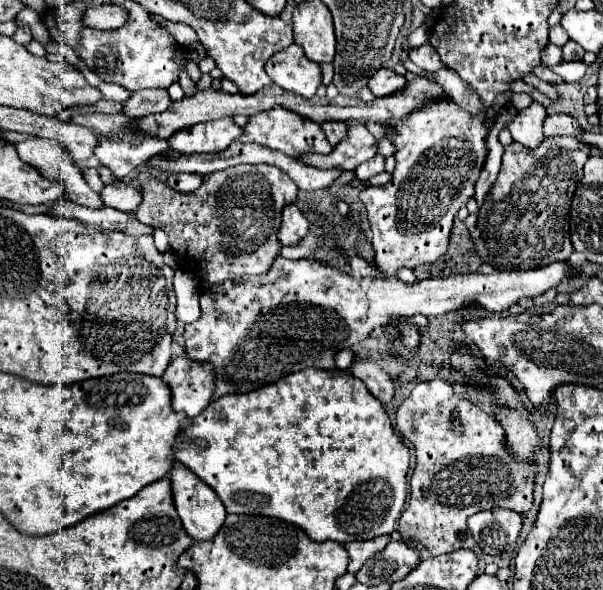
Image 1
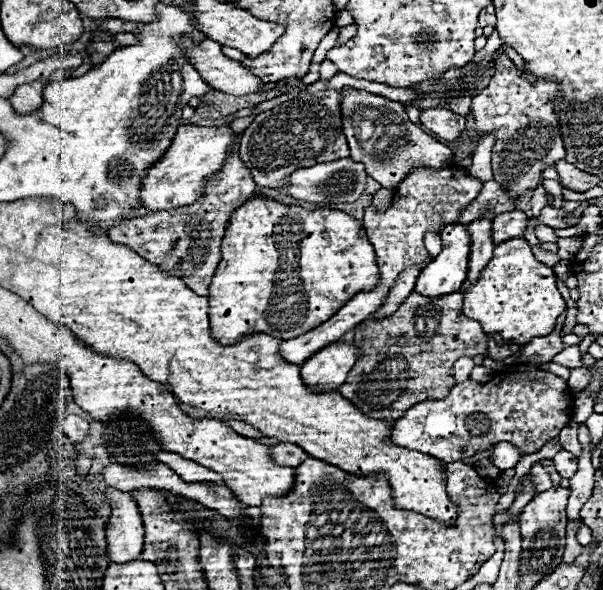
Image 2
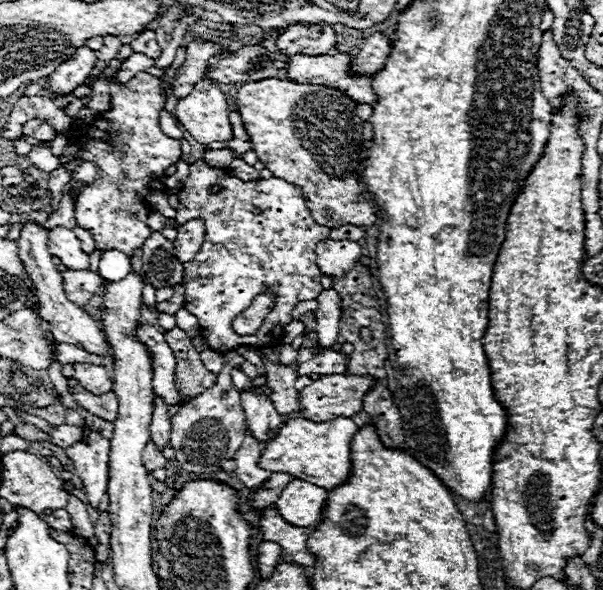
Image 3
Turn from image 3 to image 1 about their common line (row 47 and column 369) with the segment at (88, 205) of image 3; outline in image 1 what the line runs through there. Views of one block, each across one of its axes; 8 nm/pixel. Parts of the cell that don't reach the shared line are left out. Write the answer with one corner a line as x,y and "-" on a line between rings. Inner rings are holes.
444,100
432,106
424,106
404,120
390,120
390,124
396,130
390,142
394,142
394,146
398,148
398,152
394,154
396,170
392,174
392,182
384,186
368,186
360,194
372,226
374,266
384,276
396,276
400,268
432,264
446,252
448,234
456,212
466,204
470,196
474,196
474,184
486,158
484,140
494,120
484,122
484,114
470,116
452,100

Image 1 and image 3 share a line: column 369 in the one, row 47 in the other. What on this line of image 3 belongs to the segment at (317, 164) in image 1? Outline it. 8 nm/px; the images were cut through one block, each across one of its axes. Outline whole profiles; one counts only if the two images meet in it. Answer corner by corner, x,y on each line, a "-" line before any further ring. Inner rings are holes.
146,30
144,34
138,34
132,42
130,42
132,50
136,54
146,54
148,58
158,60
160,58
160,46
156,42
156,34
152,30

